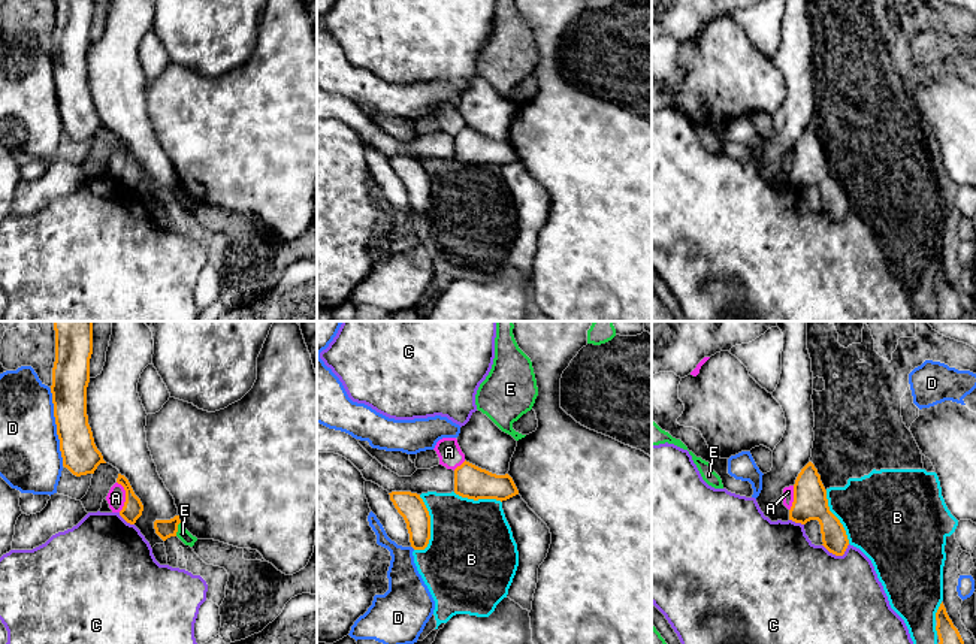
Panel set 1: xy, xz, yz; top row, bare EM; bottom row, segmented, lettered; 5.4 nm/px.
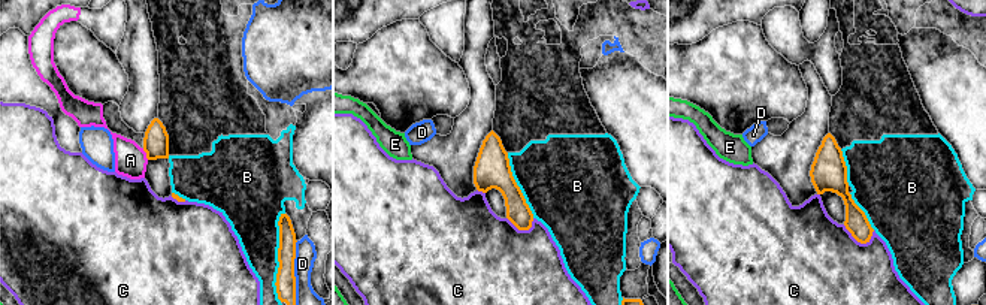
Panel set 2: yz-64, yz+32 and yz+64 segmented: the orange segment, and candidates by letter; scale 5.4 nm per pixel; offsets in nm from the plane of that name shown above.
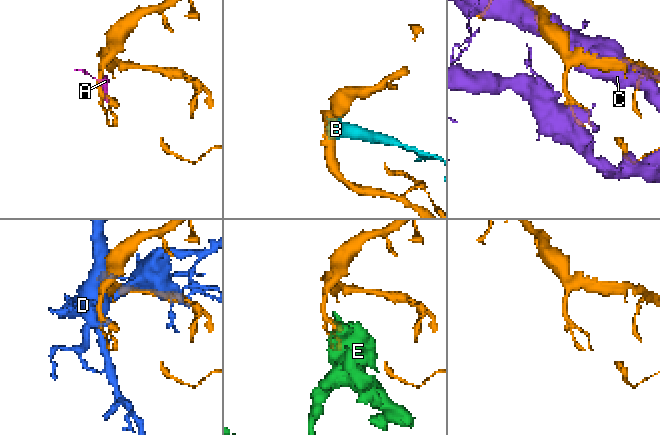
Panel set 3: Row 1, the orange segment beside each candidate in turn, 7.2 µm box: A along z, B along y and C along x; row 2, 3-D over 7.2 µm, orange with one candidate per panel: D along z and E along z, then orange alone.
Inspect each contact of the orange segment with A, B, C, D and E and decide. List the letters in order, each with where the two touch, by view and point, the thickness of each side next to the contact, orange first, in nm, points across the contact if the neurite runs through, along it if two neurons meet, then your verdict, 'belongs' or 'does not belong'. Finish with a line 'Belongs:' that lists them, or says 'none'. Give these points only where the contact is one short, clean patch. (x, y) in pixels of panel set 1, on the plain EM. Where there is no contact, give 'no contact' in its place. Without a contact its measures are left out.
A: meets orange in xy at (126, 162); 110 nm thick on the orange side, 100 nm on the other; border along xy (117, 147), (124, 156), (124, 171), (120, 177); does not belong
B: meets orange in xz at (429, 192); 140 nm thick on the orange side, 460 nm on the other; does not belong
C: meets orange in yz at (837, 220); 140 nm thick on the orange side, 500 nm on the other; does not belong
D: meets orange in xy at (57, 93); 190 nm thick on the orange side, 340 nm on the other; does not belong
E: meets orange in xy at (177, 194); 100 nm thick on the orange side, 70 nm on the other; border along xy (180, 187), (175, 200); does not belong
Belongs: none

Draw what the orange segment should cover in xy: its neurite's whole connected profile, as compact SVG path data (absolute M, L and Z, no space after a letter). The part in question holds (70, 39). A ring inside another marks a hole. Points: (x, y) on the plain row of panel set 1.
M55 0L52 69L63 131L73 140L94 139L103 126L87 81L93 0Z

